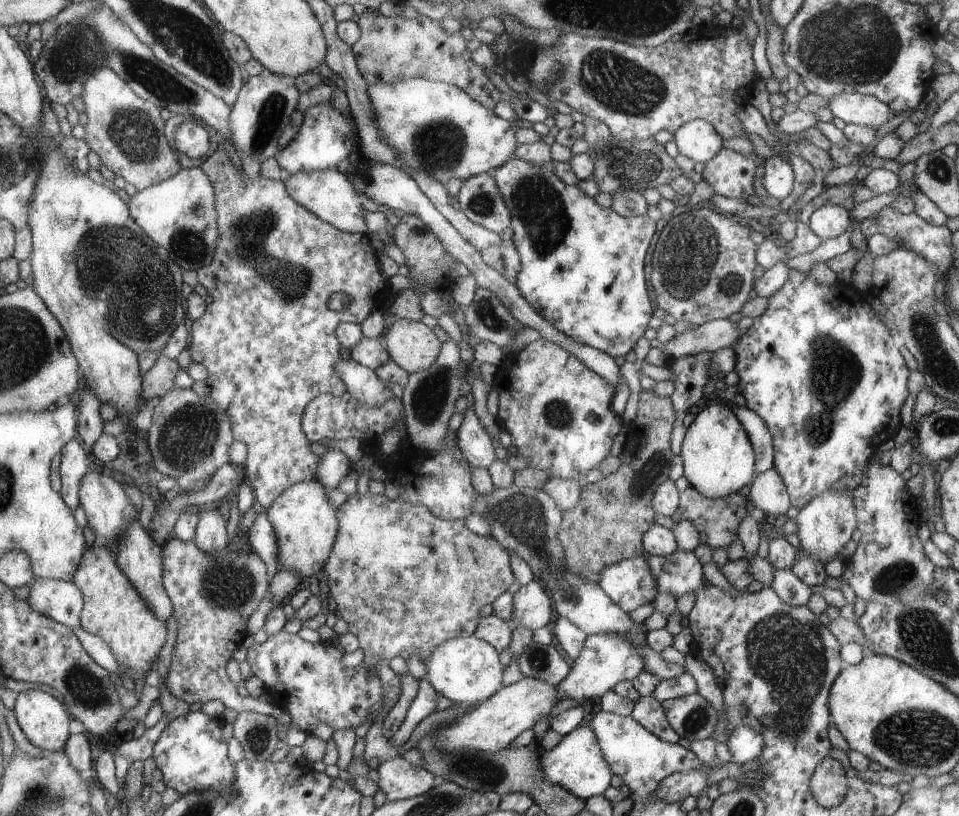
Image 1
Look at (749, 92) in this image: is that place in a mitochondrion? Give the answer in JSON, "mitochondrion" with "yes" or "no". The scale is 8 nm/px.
{"mitochondrion":"no"}

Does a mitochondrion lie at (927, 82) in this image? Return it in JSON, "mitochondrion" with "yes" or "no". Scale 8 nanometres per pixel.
{"mitochondrion":"no"}

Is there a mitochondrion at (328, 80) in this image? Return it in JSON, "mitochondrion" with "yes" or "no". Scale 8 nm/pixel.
{"mitochondrion":"no"}

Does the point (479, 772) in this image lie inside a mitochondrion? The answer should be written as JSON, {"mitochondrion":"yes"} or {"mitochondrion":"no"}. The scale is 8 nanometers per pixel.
{"mitochondrion":"yes"}

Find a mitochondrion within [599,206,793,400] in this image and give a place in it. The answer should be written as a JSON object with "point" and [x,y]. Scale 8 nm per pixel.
{"point":[684,263]}

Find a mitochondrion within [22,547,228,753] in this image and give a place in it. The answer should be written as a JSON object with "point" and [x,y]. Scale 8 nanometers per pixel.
{"point":[88,690]}

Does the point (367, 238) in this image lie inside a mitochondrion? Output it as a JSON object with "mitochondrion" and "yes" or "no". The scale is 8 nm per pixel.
{"mitochondrion":"no"}

